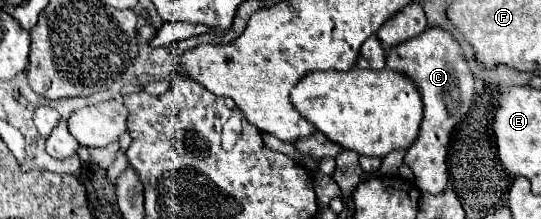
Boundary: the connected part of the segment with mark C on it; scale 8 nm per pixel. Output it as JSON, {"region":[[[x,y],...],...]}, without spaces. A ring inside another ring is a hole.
{"region":[[[428,27],[420,37],[404,41],[386,53],[386,67],[392,71],[406,73],[418,83],[424,101],[424,119],[420,125],[420,135],[414,145],[408,147],[404,155],[404,165],[408,165],[416,177],[416,185],[428,193],[440,193],[448,183],[446,153],[452,129],[470,111],[474,99],[474,75],[468,61],[460,49],[460,43],[442,27]]]}

